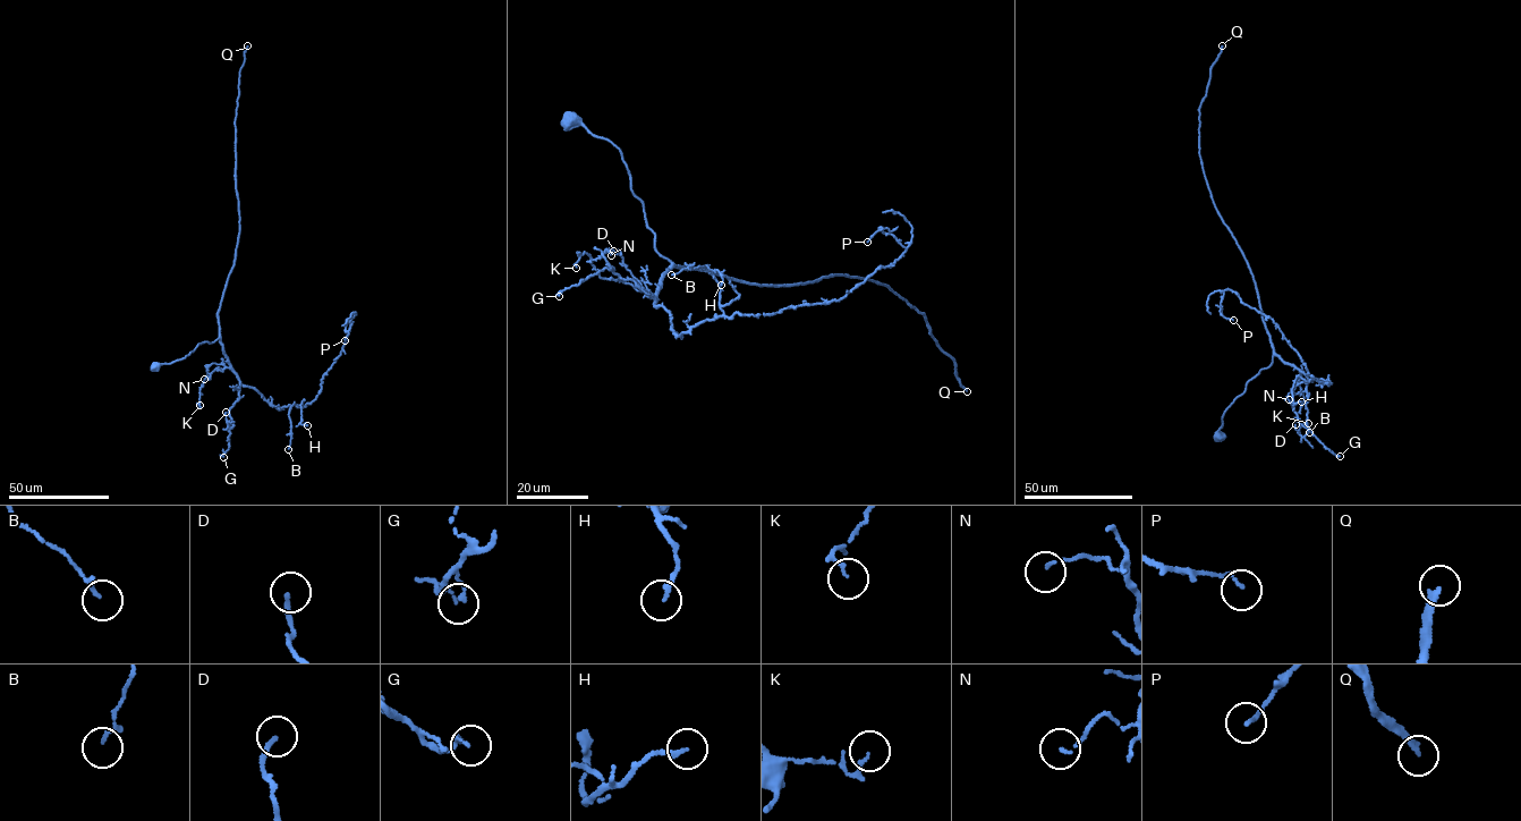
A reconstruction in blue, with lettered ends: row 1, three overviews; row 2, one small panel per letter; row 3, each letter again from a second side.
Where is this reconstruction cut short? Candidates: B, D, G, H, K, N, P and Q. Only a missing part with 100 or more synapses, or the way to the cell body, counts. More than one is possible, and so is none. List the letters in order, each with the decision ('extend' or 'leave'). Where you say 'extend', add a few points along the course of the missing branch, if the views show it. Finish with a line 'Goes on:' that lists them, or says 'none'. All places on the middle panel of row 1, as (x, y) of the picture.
B: leave
D: leave
G: leave
H: leave
K: leave
N: leave
P: leave
Q: extend
Goes on: Q

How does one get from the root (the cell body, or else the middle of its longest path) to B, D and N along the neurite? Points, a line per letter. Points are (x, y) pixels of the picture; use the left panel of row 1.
B: (153, 366), (219, 338), (240, 383), (279, 408), (299, 406), (294, 403), (289, 408), (288, 449)
D: (153, 366), (180, 360), (198, 344), (219, 338), (240, 381), (239, 399), (229, 412), (231, 428), (226, 412)
N: (153, 366), (180, 360), (198, 344), (210, 344), (219, 338), (230, 367), (219, 366), (204, 379)

